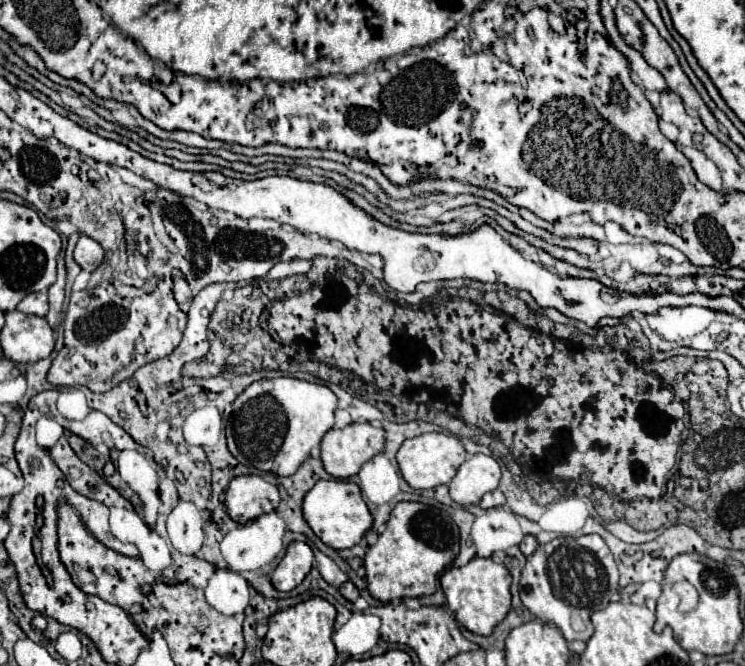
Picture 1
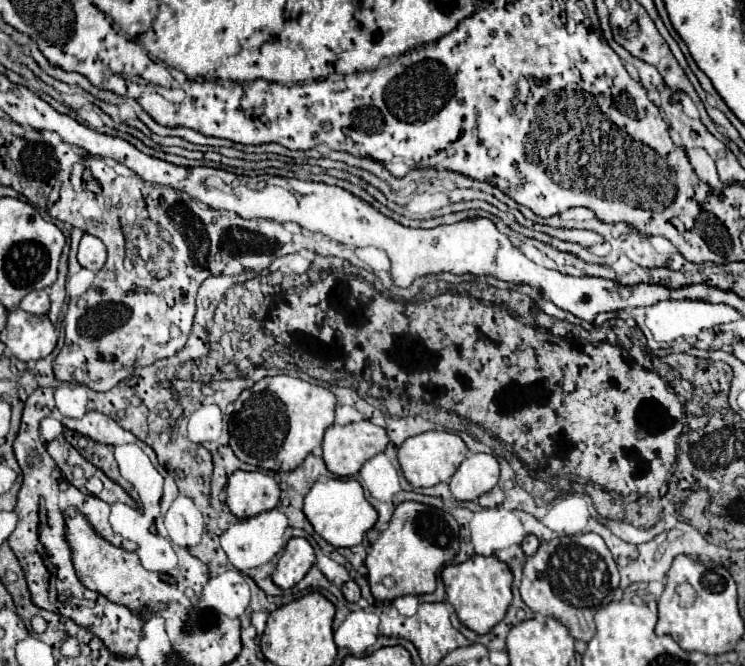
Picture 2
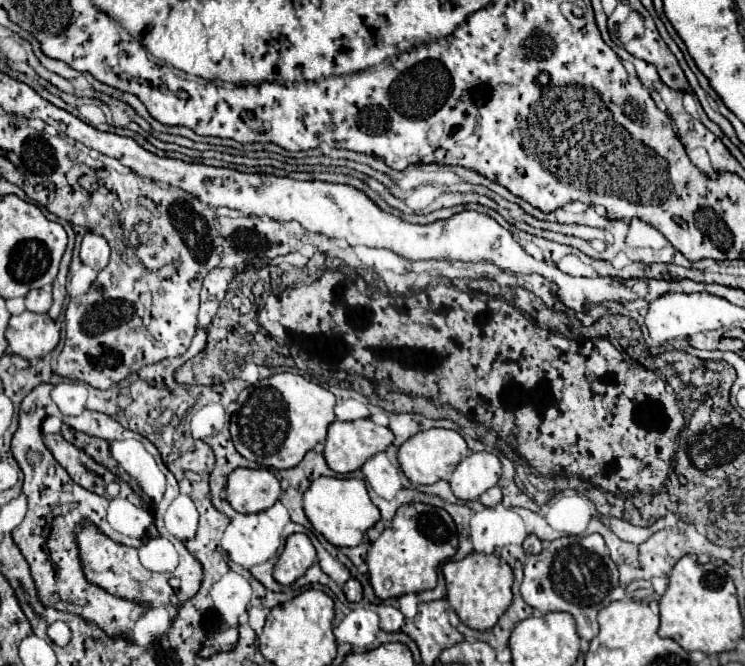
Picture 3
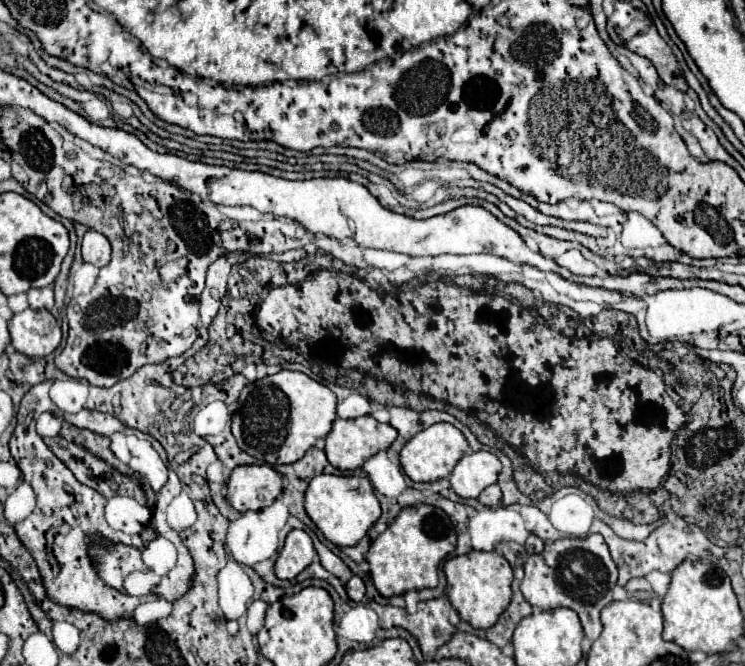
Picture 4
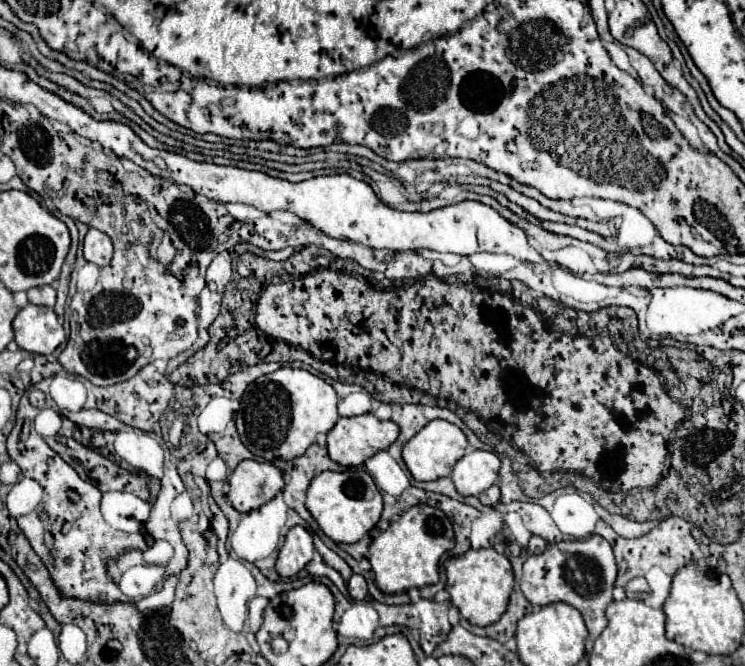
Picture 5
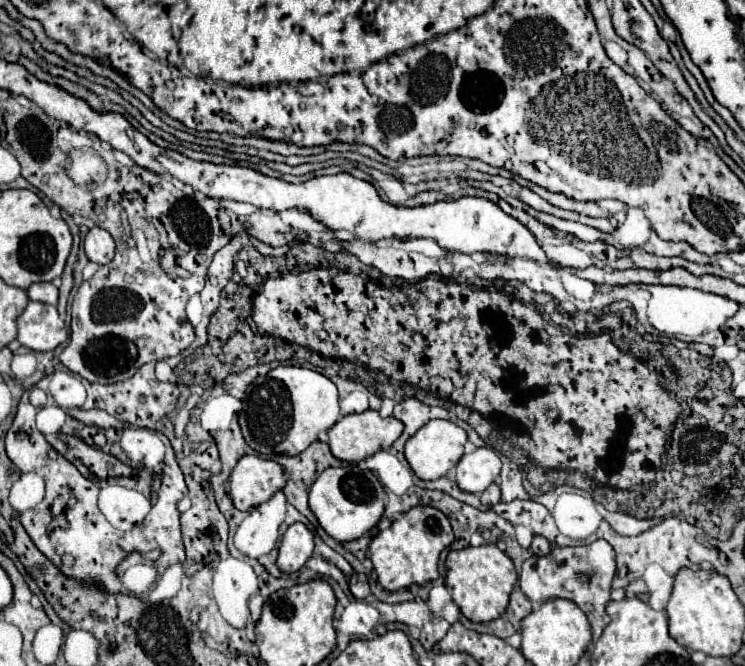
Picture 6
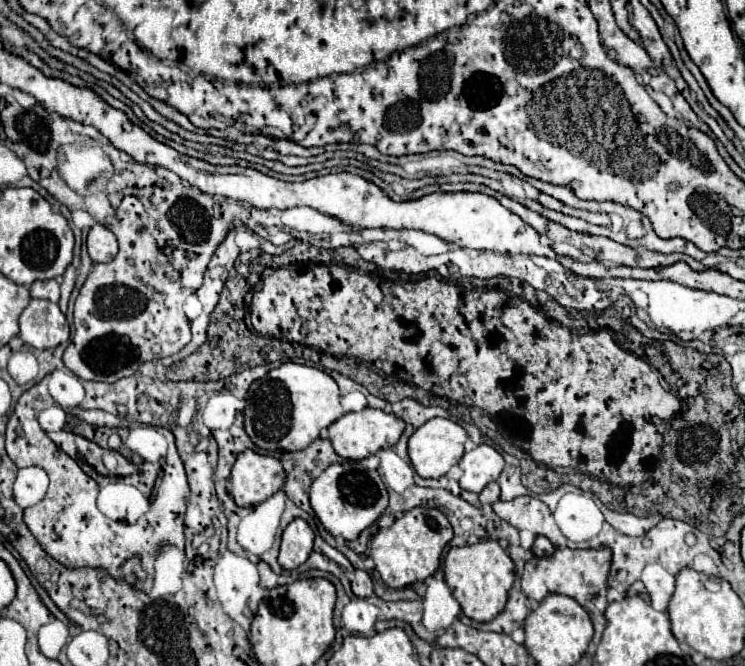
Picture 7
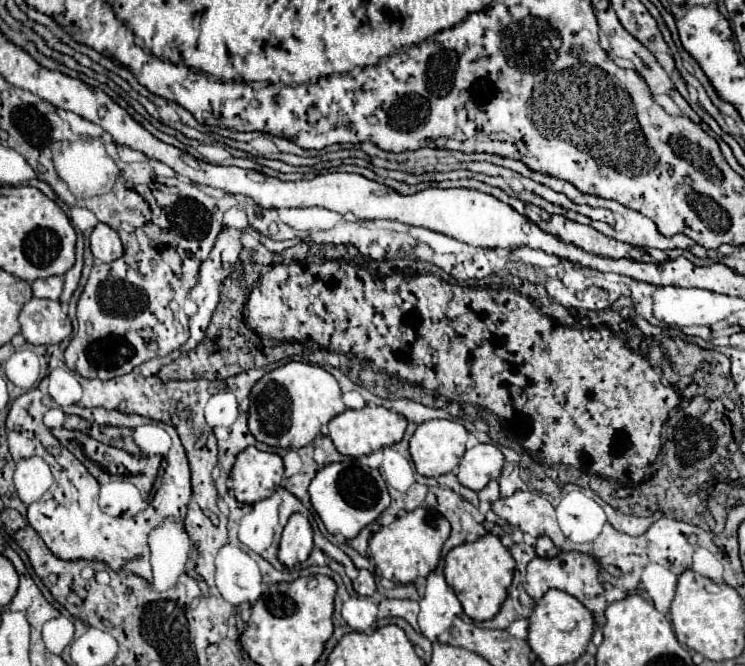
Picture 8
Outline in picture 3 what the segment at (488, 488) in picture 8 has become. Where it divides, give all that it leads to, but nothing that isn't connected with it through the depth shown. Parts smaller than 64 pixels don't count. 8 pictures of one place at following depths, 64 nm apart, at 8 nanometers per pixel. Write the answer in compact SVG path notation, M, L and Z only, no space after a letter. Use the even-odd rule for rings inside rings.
M492 486L490 490L486 490L482 496L480 496L480 502L484 506L496 506L502 502L502 490L498 486Z

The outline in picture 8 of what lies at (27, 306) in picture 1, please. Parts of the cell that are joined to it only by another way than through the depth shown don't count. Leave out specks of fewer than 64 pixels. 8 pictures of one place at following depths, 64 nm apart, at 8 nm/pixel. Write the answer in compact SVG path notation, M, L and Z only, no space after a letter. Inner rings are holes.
M50 276L44 280L34 280L32 282L32 292L38 298L50 298L58 300L62 294L62 278L60 276Z

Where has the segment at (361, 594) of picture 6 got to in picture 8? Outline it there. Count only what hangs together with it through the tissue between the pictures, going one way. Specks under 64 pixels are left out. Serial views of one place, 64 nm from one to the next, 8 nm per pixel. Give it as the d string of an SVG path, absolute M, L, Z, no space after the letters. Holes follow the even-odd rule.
M360 570L358 580L354 582L354 590L362 596L372 596L376 592L376 582L374 582L374 574L370 570Z

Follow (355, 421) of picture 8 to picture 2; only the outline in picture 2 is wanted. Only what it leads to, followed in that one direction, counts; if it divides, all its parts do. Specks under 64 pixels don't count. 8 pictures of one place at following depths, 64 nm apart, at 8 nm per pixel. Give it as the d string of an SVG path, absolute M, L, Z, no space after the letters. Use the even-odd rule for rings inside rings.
M370 420L352 422L352 424L346 424L346 426L332 424L324 434L324 442L322 442L324 454L322 454L322 458L324 458L324 462L326 462L326 466L328 466L328 470L332 474L336 474L336 476L352 476L362 468L362 464L366 460L370 460L378 452L384 452L388 442L390 442L388 432L384 428L372 424Z

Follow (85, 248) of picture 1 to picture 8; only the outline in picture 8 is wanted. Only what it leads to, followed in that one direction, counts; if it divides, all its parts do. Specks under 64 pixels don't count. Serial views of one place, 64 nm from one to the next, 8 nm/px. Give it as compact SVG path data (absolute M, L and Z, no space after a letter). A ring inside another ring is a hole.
M98 224L90 236L90 250L100 262L114 262L122 258L122 240L108 224Z

